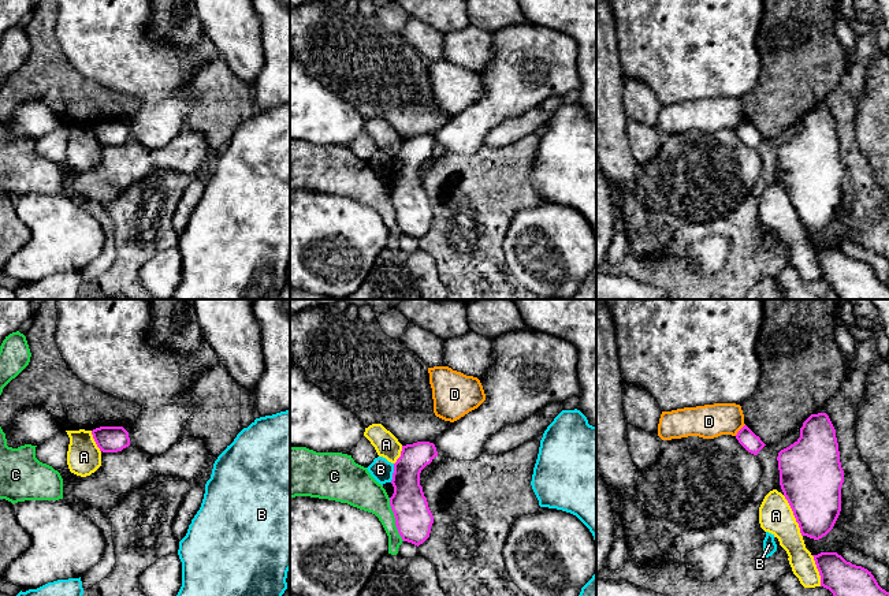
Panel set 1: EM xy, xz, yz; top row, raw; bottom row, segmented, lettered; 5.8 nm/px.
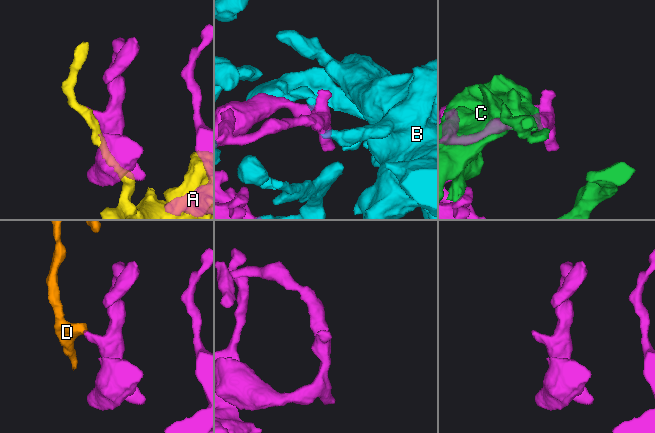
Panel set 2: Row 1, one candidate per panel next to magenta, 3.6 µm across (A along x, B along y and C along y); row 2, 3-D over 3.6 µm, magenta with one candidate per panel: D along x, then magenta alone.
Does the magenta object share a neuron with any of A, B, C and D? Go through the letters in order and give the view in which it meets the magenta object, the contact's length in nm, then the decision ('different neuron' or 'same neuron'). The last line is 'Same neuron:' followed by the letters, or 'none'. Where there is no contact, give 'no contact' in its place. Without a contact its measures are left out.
A: contact in yz; length 280 nm; different neuron
B: contact in xz; length 110 nm; different neuron
C: contact in xz; length 280 nm; different neuron
D: contact in yz; length 90 nm; different neuron
Same neuron: none

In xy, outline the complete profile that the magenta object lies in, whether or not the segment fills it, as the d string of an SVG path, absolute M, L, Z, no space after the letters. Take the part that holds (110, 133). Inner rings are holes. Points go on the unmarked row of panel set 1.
M100 120L92 128L103 146L118 146L130 139L129 126L123 120Z

